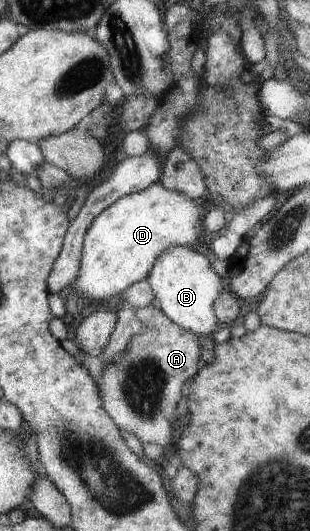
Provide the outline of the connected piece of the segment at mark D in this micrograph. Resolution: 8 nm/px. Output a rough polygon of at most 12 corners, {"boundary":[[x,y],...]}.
{"boundary":[[157,182],[89,227],[71,286],[114,302],[206,208]]}

